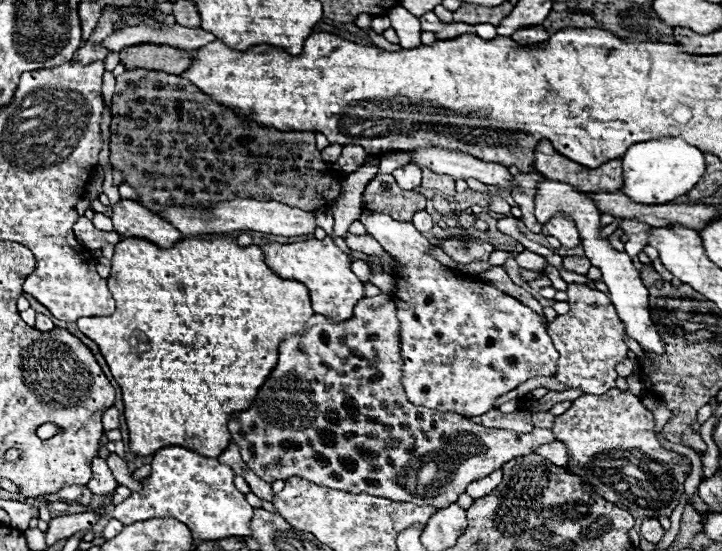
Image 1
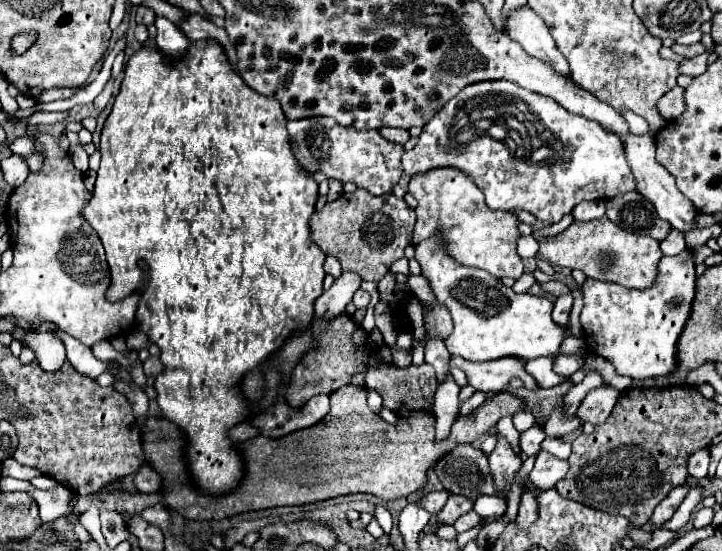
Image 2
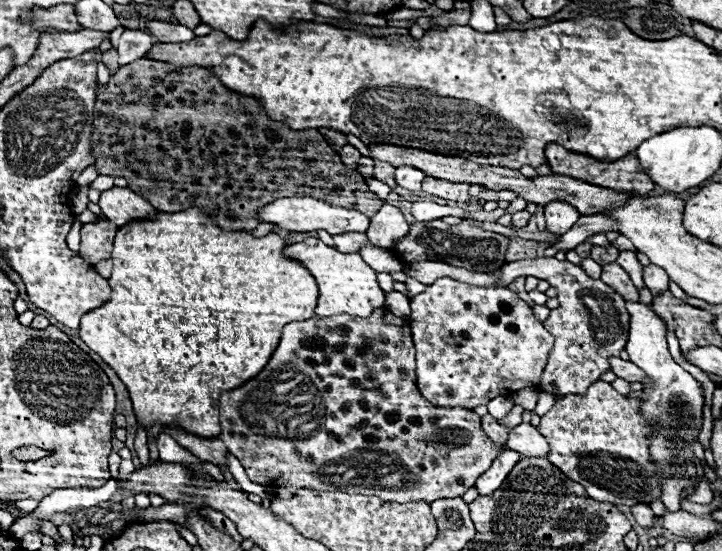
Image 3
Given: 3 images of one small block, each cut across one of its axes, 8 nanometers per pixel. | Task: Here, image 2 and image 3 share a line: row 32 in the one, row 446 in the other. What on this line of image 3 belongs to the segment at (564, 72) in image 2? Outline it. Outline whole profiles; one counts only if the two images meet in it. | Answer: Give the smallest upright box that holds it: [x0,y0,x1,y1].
[506,422,550,458]

